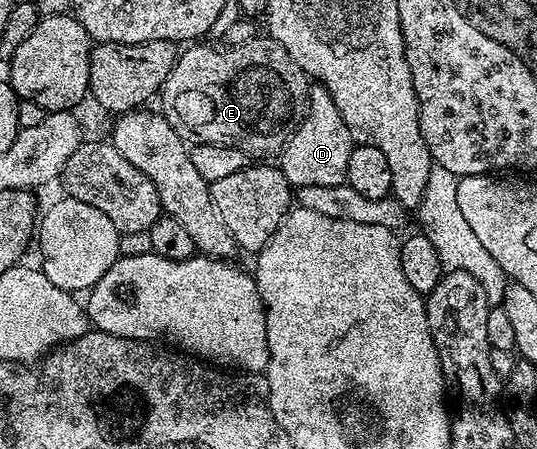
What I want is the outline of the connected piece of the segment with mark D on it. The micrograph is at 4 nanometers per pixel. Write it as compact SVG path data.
M314 84L308 90L306 114L301 124L290 133L276 162L294 188L308 184L346 184L348 156L352 156L355 145L353 136L348 132L348 124L344 124L344 116L340 116L340 108L336 108L330 93L323 86Z

